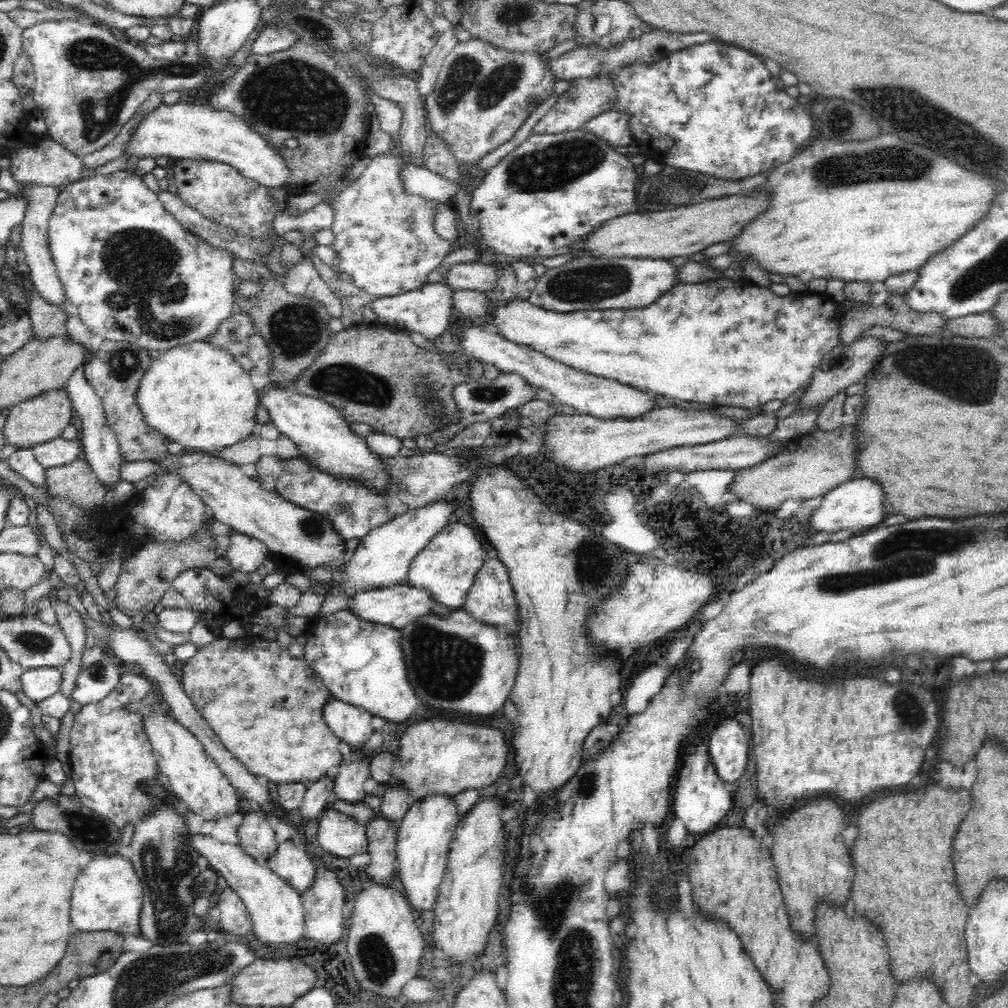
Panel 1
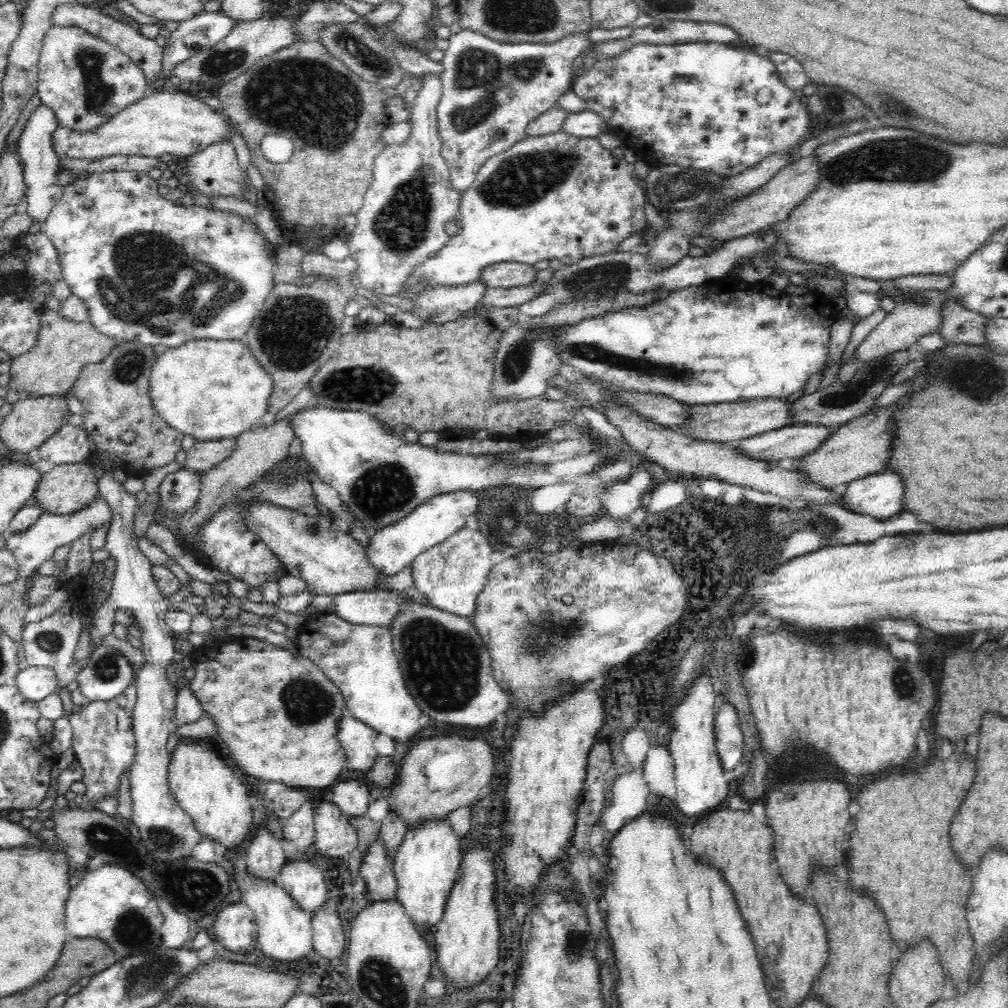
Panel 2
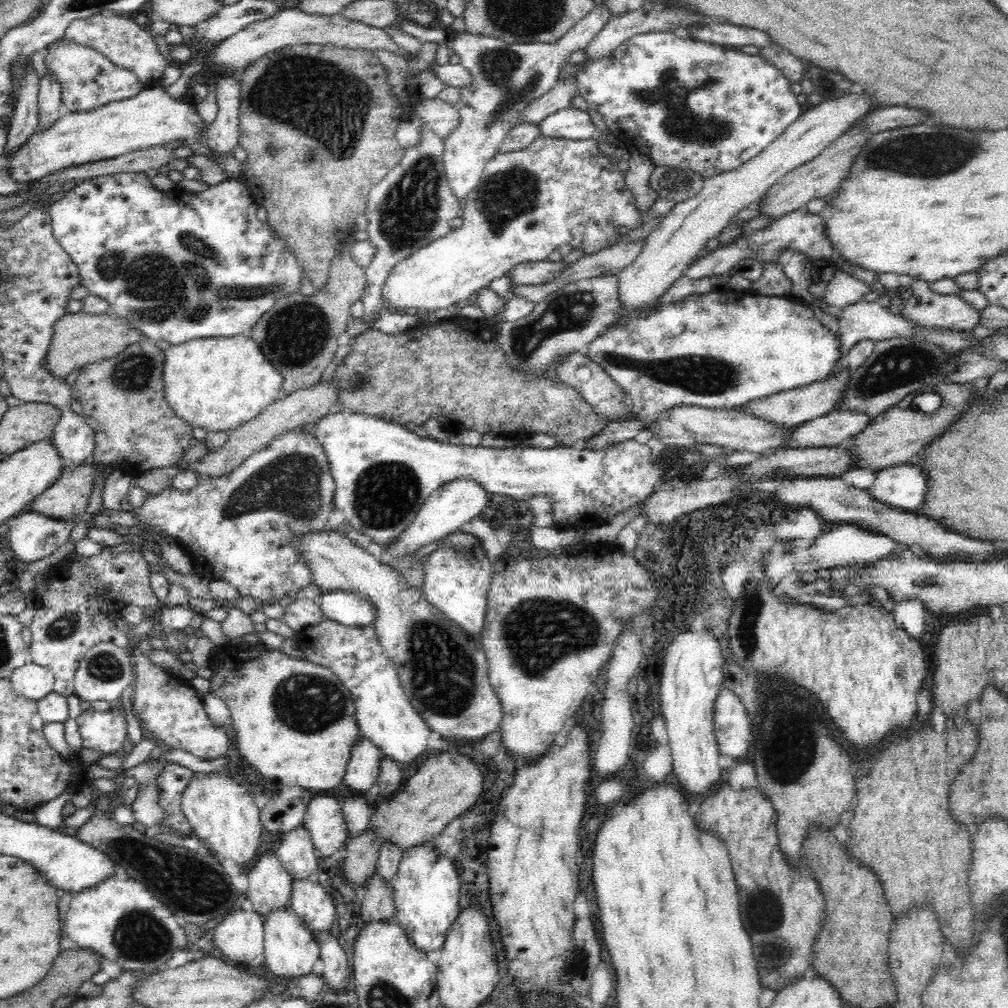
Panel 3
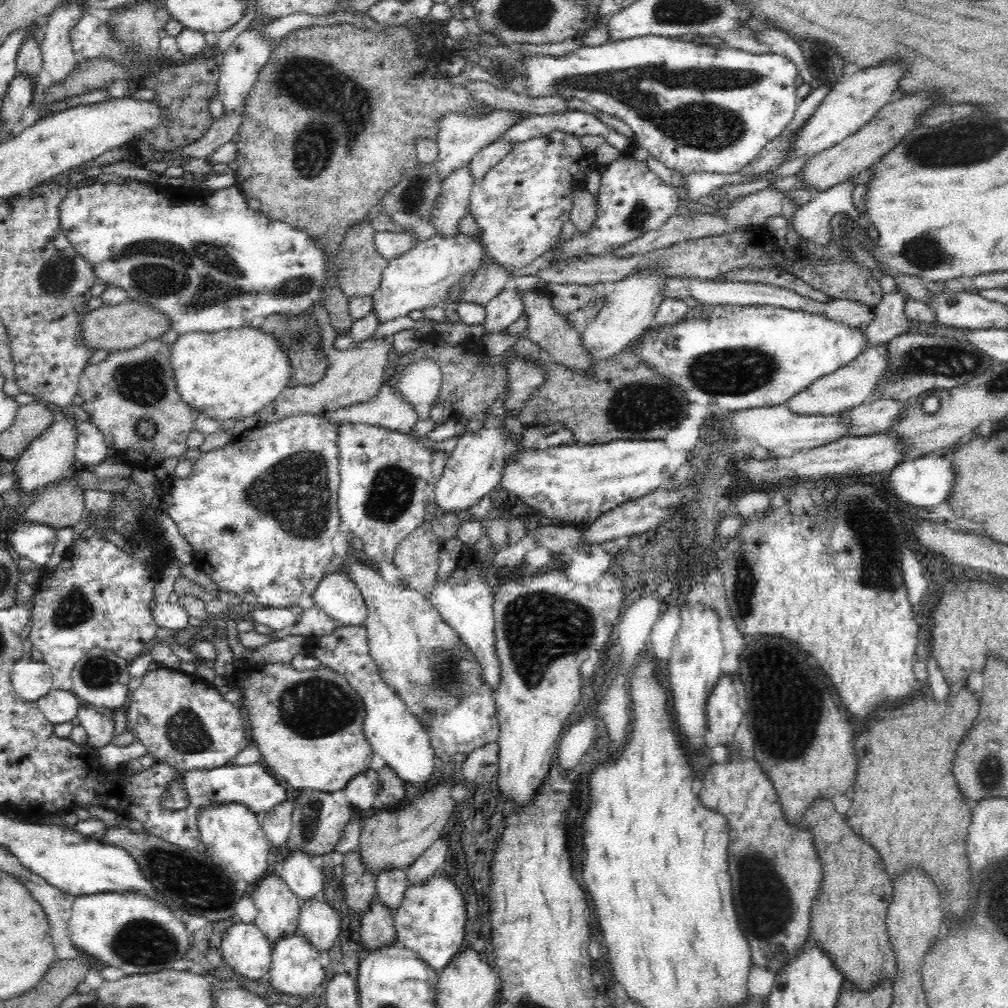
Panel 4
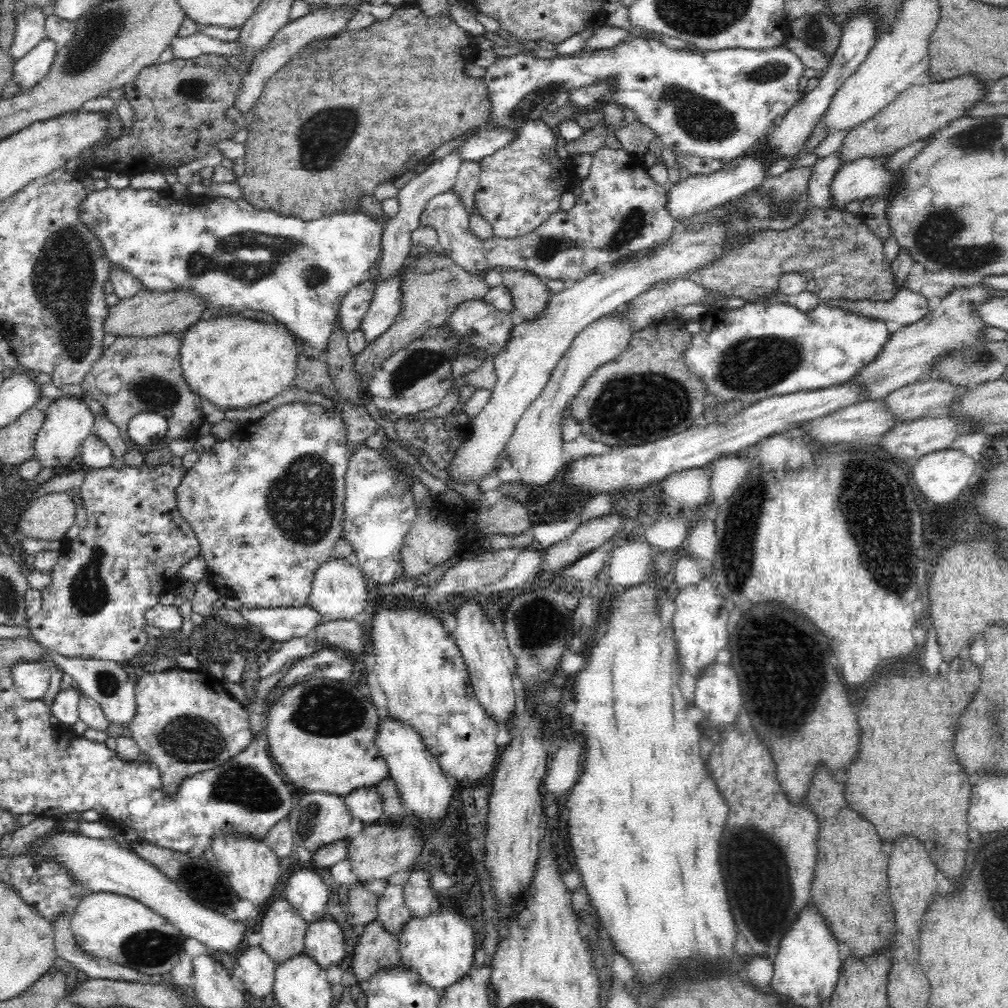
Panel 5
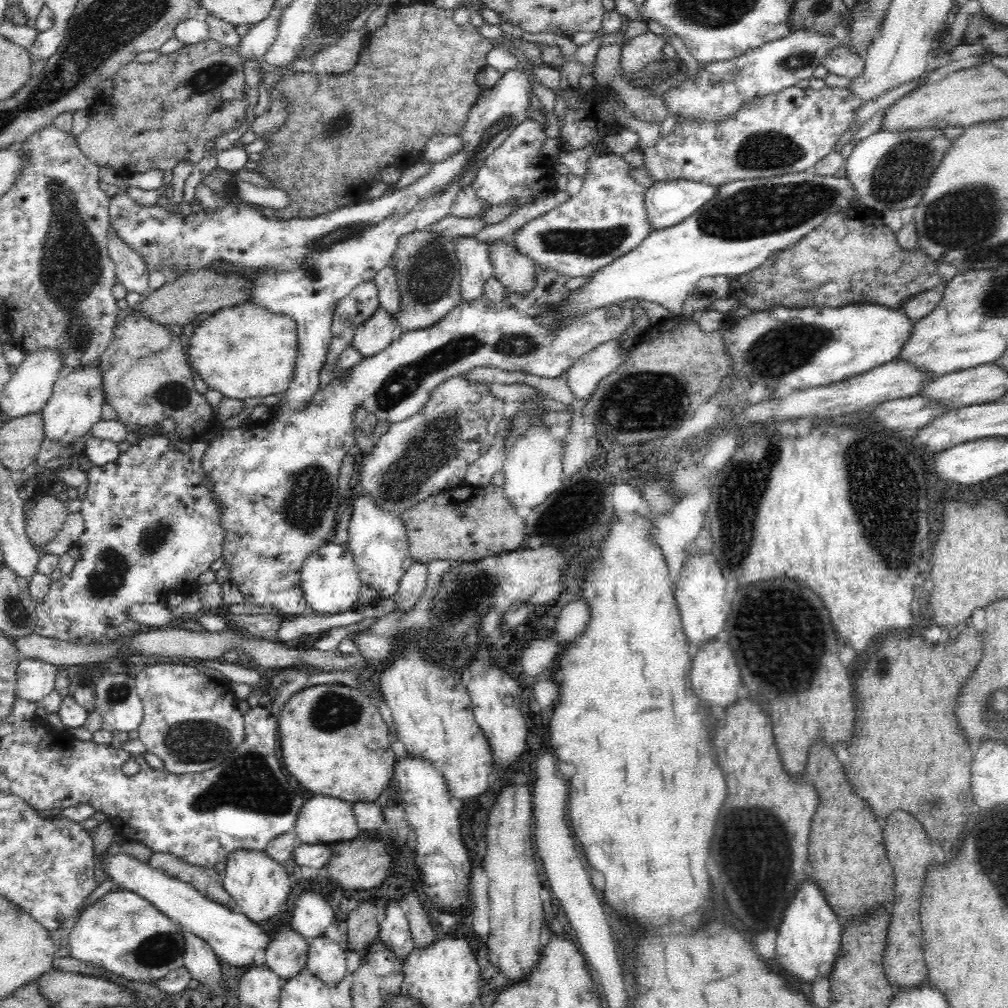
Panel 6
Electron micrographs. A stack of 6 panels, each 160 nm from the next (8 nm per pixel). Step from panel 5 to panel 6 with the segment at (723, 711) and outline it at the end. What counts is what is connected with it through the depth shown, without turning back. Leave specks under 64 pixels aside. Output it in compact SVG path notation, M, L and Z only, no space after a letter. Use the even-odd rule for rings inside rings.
M710 640L694 651L689 675L691 687L696 693L696 697L708 710L711 706L719 706L722 709L732 706L733 702L738 701L736 693L742 689L739 668L736 666L734 656L732 656L732 650L728 646L724 646L722 642Z

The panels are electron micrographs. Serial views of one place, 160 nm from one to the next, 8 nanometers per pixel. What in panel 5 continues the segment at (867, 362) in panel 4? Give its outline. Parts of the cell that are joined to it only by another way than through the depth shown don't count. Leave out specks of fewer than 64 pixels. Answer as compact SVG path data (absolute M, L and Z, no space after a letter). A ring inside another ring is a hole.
M972 285L972 288L956 288L932 312L928 312L924 320L901 327L890 333L887 344L880 350L875 360L864 366L849 383L859 384L867 391L864 402L884 400L893 390L922 380L934 372L935 362L945 353L954 349L978 345L976 334L984 328L983 319L978 316L978 304L988 299L986 286Z

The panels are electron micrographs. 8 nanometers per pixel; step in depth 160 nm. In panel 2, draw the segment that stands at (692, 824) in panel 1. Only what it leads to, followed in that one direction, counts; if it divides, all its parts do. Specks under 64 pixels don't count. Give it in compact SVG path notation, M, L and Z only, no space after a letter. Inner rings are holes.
M704 672L698 680L693 680L685 692L685 698L670 708L672 736L666 742L672 761L674 761L674 803L684 817L702 817L708 810L716 810L728 799L728 783L724 779L724 769L716 752L714 734L714 688L712 679Z

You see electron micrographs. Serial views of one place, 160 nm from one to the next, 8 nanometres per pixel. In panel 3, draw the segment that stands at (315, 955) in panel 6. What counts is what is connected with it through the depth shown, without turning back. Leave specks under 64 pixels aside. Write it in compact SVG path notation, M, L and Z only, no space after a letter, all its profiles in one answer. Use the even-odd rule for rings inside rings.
M319 877L293 879L291 886L290 910L313 935L328 932L333 924L335 906Z

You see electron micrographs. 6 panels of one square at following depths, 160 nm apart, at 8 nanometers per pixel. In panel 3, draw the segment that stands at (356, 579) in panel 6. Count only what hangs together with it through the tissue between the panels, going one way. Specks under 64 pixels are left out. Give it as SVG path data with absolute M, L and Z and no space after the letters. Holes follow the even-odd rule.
M327 591L317 599L326 618L344 626L363 627L375 622L375 606L358 593Z

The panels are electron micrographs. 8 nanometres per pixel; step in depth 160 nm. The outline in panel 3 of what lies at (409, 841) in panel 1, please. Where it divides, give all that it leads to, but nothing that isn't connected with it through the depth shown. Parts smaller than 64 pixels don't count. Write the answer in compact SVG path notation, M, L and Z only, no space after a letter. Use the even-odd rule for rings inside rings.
M433 841L416 845L404 852L396 875L391 881L396 907L395 919L408 935L412 946L425 953L440 950L448 926L459 914L459 871L447 853L438 853Z

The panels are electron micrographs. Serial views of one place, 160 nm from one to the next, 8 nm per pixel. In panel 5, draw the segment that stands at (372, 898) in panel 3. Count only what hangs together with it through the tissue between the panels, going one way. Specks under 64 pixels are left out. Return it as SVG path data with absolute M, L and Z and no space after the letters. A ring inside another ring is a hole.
M378 919L366 924L353 954L352 968L358 982L363 985L376 973L394 969L400 962L397 935L387 932Z

